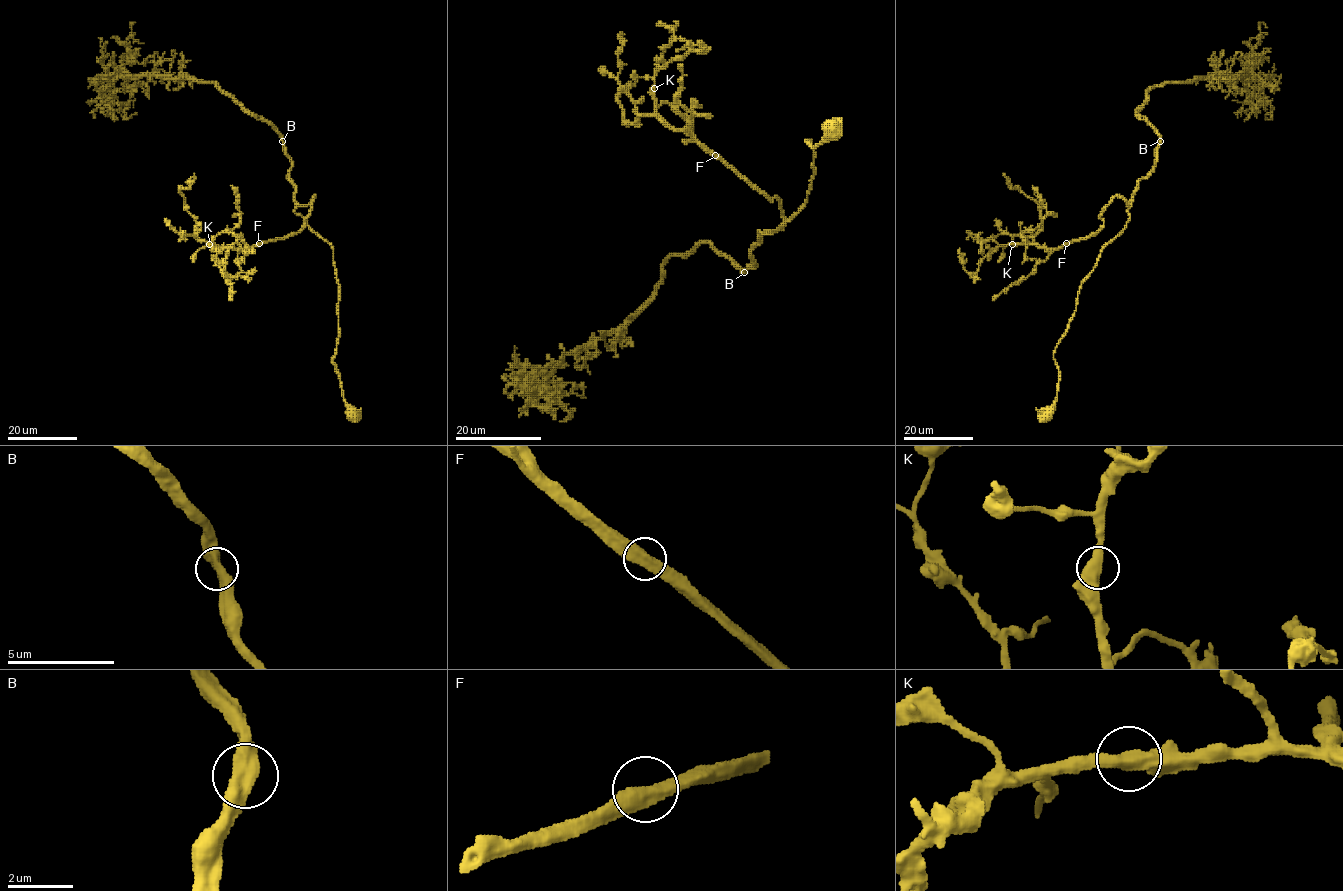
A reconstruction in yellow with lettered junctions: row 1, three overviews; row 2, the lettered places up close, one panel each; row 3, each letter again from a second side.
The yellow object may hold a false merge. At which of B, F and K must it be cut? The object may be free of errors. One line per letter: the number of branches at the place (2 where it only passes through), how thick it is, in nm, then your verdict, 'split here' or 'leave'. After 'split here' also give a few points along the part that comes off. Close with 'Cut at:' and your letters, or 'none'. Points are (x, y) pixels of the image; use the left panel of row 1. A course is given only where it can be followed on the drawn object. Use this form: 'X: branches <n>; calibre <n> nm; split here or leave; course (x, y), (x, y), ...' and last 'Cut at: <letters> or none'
B: branches 2; calibre 500 nm; leave
F: branches 2; calibre 550 nm; leave
K: branches 2; calibre 480 nm; leave
Cut at: none

